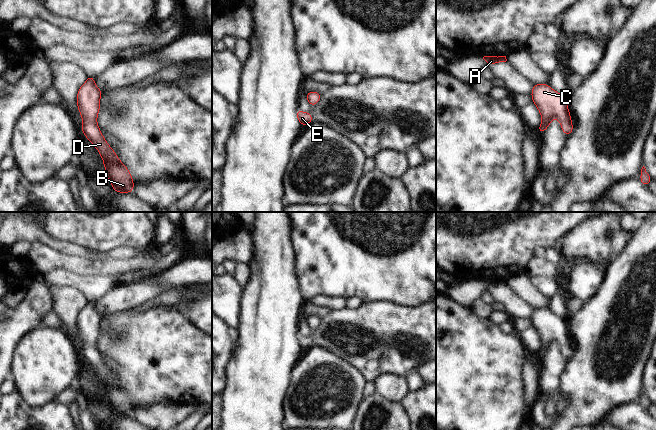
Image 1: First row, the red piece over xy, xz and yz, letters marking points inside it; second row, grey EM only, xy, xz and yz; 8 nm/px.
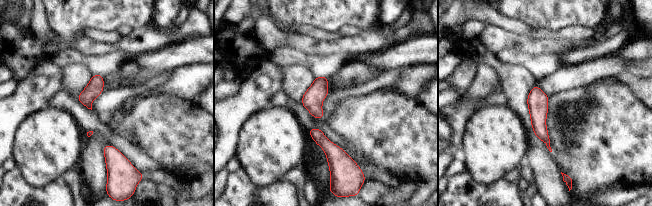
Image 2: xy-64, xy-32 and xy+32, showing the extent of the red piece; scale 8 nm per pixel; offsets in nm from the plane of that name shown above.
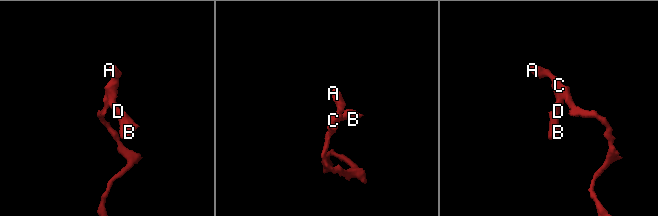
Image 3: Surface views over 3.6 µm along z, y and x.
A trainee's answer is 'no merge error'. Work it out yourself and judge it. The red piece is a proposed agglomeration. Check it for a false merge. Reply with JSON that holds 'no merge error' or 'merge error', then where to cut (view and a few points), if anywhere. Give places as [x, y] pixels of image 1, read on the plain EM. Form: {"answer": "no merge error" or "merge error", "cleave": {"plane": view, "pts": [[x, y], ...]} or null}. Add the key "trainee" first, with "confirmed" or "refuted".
{"trainee": "confirmed", "answer": "no merge error", "cleave": null}

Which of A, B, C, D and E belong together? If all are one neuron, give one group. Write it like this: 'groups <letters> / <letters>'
groups A B C D E

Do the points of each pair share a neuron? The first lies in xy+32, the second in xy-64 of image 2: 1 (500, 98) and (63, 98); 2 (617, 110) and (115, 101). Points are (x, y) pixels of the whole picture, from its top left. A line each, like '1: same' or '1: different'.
1: same
2: different

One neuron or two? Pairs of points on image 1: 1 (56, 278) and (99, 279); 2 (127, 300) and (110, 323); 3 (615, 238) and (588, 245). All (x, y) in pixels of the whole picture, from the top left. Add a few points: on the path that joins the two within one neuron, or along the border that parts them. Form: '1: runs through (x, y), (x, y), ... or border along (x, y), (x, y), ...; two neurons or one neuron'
1: runs through (67, 278), (88, 278); one neuron
2: border along (124, 311), (107, 314), (103, 317); two neurons
3: runs through (608, 239), (595, 240); one neuron

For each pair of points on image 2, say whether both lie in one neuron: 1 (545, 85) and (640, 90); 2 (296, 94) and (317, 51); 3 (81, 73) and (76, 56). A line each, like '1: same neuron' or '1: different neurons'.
1: different neurons
2: different neurons
3: different neurons

